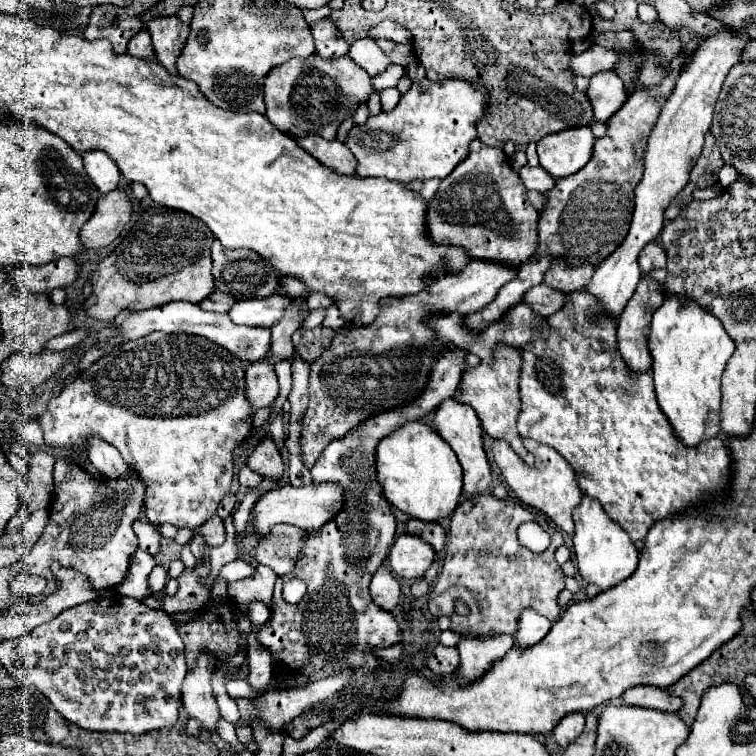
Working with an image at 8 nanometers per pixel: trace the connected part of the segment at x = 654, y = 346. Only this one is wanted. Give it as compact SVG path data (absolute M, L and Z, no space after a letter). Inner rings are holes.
M664 294L662 306L652 316L648 338L652 354L652 376L656 398L662 412L674 426L676 436L684 444L700 444L706 438L720 434L720 378L726 362L734 354L734 342L724 332L724 326L696 300Z

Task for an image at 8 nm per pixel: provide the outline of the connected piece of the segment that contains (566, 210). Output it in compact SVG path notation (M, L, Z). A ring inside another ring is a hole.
M674 56L668 66L668 74L662 78L660 84L638 86L622 104L622 108L606 122L608 132L604 138L596 140L590 162L580 172L566 178L558 178L556 186L546 192L542 222L538 224L538 238L542 234L538 252L520 266L518 276L504 284L488 306L468 316L470 328L486 328L492 320L500 318L506 308L520 302L526 290L544 282L544 276L554 260L562 260L570 268L598 266L622 244L630 228L630 218L634 210L634 188L642 178L644 152L648 146L650 130L658 120L664 100L668 100L668 96L672 94L682 66L684 58Z

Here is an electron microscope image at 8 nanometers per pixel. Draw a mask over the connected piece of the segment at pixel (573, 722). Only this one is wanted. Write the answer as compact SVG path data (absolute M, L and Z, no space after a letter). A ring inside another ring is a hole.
M572 712L558 722L558 726L554 728L554 738L560 748L566 748L570 742L574 742L580 736L582 730L584 730L584 714Z

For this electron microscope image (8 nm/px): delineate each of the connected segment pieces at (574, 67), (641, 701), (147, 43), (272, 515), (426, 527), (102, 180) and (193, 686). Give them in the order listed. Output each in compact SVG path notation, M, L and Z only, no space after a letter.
M592 44L588 50L582 54L572 56L570 60L570 70L576 76L594 76L604 70L614 70L614 64L618 62L618 54L612 48L604 48L598 44Z
M632 686L628 692L624 692L622 702L628 706L642 706L664 712L676 712L682 706L680 698L670 696L666 690L656 686Z
M142 28L136 36L132 36L132 40L128 44L128 54L144 58L144 60L156 60L152 40L150 40L150 32L146 28Z
M290 484L278 486L278 488L266 492L254 504L252 528L258 538L268 536L270 530L274 528L274 524L280 524L280 522L294 524L298 528L320 528L324 522L328 522L336 516L340 506L342 506L342 490L338 484L320 484L320 486L308 484L308 486L300 486L300 488L294 488Z
M408 520L406 522L406 534L420 536L424 542L428 542L436 552L444 550L446 544L446 530L438 522L420 522L420 520Z
M86 152L82 160L88 176L100 192L106 194L118 186L120 170L116 168L116 164L112 164L112 158L106 152Z
M200 656L196 660L196 668L188 672L182 684L182 706L186 714L198 720L200 726L210 734L216 734L216 724L222 718L210 686L214 668L216 668L216 660L208 656Z

